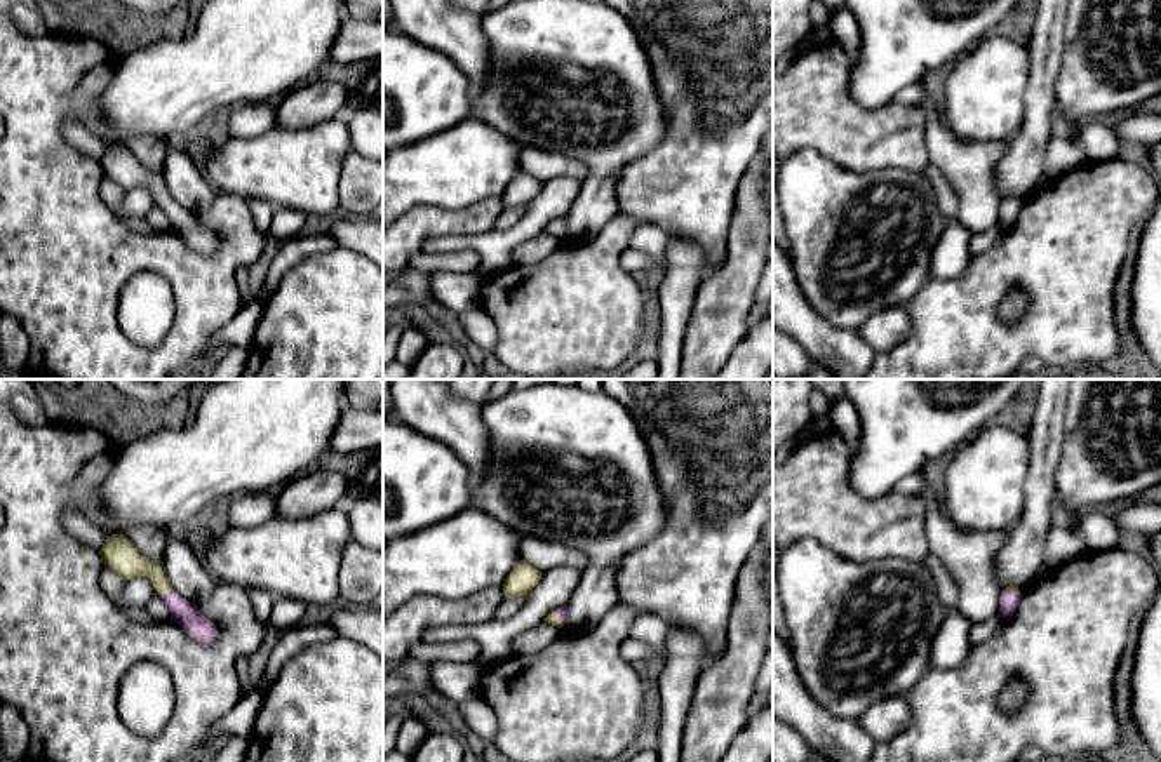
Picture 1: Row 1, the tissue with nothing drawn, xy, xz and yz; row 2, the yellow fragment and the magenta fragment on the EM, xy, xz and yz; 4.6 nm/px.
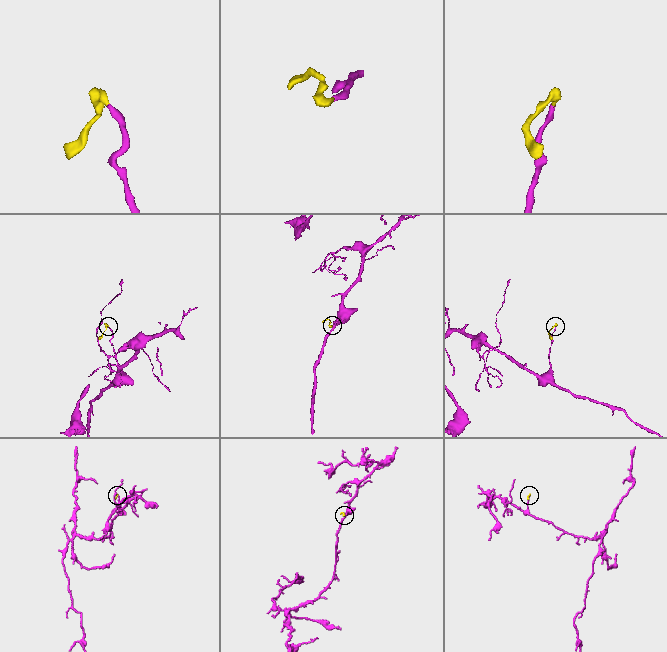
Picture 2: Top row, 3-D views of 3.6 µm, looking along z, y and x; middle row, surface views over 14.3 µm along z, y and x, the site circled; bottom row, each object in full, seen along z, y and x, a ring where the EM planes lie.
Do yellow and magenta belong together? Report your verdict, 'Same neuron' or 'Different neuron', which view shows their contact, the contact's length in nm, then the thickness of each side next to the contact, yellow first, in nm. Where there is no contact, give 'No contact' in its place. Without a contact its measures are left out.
Same neuron. Touches yellow in xy. Shared border 70 nm. Thickness 160 nm (yellow) against 110 nm

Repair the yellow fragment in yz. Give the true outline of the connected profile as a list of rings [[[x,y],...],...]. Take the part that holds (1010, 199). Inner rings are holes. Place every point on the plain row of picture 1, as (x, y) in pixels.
[[[1010,195],[1003,198],[999,209],[999,223],[1011,228],[1020,214],[1020,209],[1022,209],[1022,202],[1017,197]]]

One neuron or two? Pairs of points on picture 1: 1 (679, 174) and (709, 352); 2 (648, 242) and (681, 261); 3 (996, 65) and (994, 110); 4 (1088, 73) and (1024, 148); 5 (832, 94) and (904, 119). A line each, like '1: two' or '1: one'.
1: two
2: two
3: one
4: two
5: one

